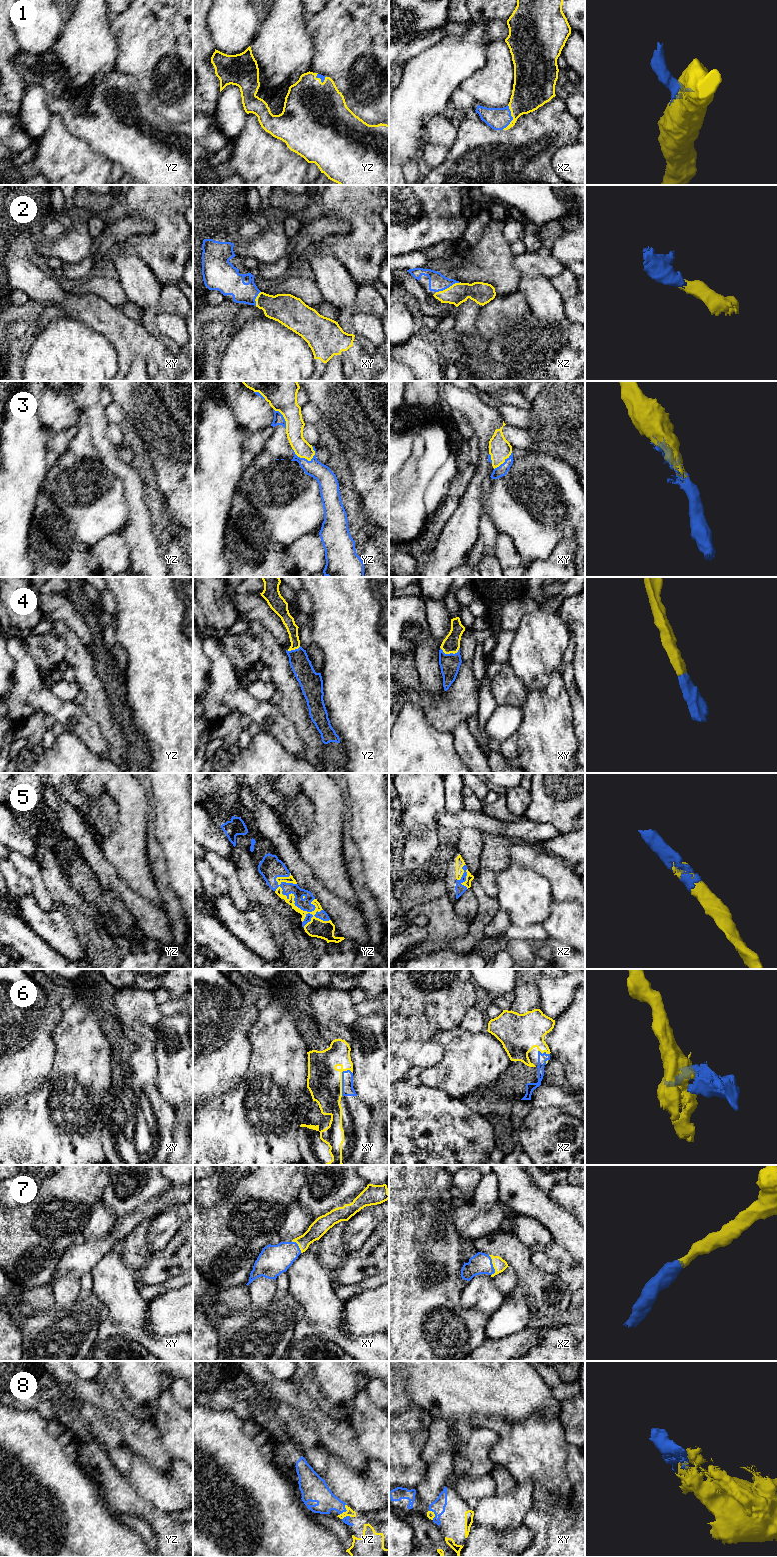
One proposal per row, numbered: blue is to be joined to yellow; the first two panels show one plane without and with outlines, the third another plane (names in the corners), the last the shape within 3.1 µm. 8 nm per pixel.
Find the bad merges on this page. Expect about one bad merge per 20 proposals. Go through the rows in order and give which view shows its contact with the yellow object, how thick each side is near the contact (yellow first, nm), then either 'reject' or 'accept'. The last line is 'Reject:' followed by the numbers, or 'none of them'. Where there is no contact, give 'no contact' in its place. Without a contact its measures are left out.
1: xz | 280/180 nm | accept
2: xz | 160/140 nm | accept
3: yz | 140/150 nm | accept
4: xy | 140/160 nm | accept
5: yz | 140/100 nm | accept
6: xy | 280/100 nm | accept
7: xz | 100/170 nm | accept
8: yz | 60/160 nm | accept
Reject: none of them

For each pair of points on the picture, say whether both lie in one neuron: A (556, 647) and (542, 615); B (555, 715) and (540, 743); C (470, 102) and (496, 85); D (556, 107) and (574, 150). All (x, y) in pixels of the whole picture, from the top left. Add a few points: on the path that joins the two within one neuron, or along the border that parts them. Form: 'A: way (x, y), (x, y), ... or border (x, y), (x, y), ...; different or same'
A: way (548, 639), (542, 633), (542, 623); same
B: way (548, 722), (546, 736); same
C: border (459, 86), (467, 91), (478, 104); different
D: border (574, 142), (561, 146), (556, 150); different

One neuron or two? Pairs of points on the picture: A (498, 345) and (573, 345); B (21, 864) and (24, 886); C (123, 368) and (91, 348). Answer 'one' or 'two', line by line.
A: one
B: two
C: two

